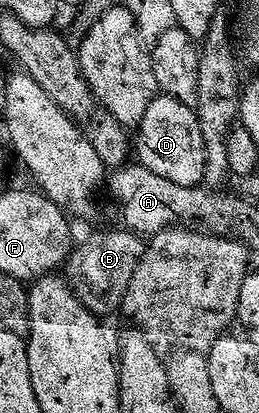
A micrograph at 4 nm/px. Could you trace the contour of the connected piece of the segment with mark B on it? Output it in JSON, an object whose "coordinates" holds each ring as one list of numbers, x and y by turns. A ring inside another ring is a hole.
{"coordinates":[[124,228,109,229,106,233,97,233,85,246,74,248,65,258,63,275,73,288,73,294,87,307,87,311,97,314,98,317,108,318,108,313,117,313,121,307,121,300,127,291,127,283,131,283,131,277,135,275,135,267,145,254,146,242,138,234]]}

